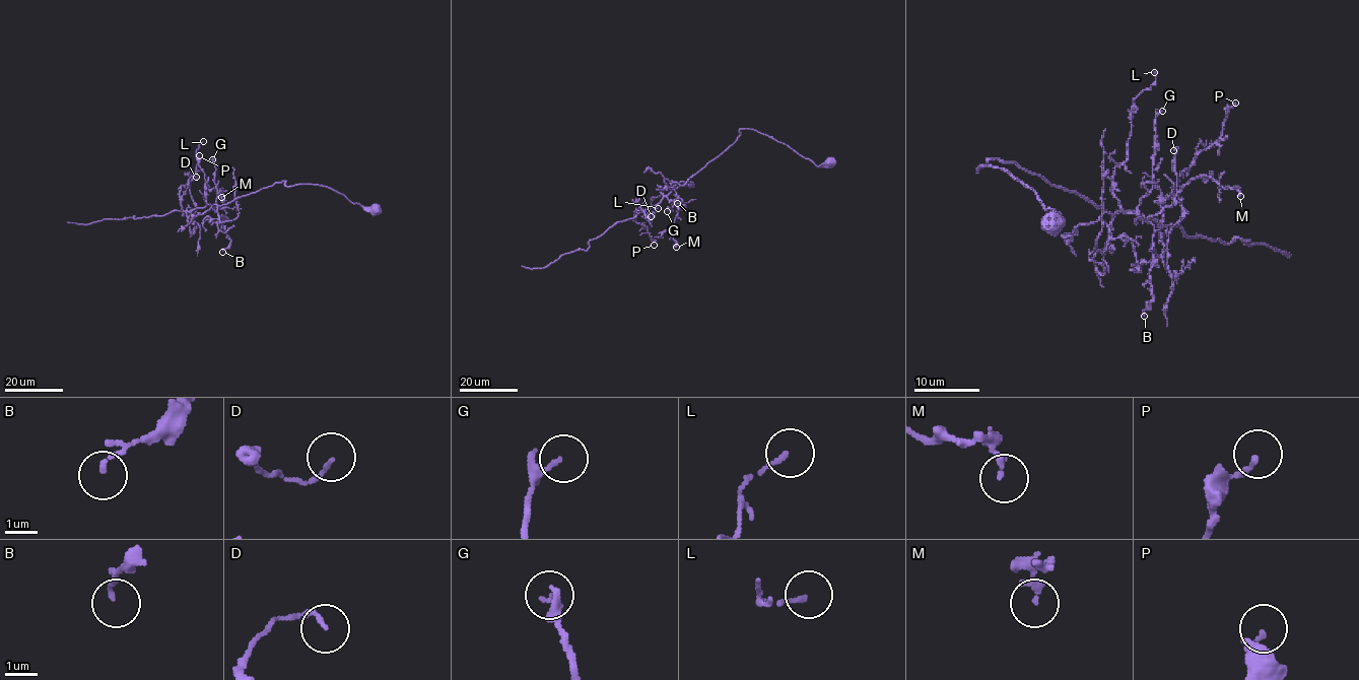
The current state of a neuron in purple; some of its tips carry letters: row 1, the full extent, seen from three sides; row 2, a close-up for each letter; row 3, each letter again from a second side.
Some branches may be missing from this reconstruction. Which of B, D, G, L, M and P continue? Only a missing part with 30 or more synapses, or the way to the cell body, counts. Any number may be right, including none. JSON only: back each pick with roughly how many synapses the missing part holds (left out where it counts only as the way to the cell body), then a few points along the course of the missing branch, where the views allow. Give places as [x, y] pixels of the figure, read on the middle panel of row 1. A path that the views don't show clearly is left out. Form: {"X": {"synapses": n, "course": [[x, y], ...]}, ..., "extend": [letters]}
{"extend": []}

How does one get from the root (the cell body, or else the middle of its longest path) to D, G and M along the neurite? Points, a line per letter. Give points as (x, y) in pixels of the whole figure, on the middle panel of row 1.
D: (830, 161), (817, 166), (786, 144), (741, 129), (727, 148), (642, 211), (651, 219), (642, 217), (651, 216)
G: (830, 161), (817, 166), (786, 144), (755, 130), (741, 129), (732, 144), (667, 195), (672, 206), (667, 211)
M: (830, 161), (817, 166), (786, 144), (741, 129), (732, 144), (667, 195), (678, 207), (669, 230), (676, 247)

